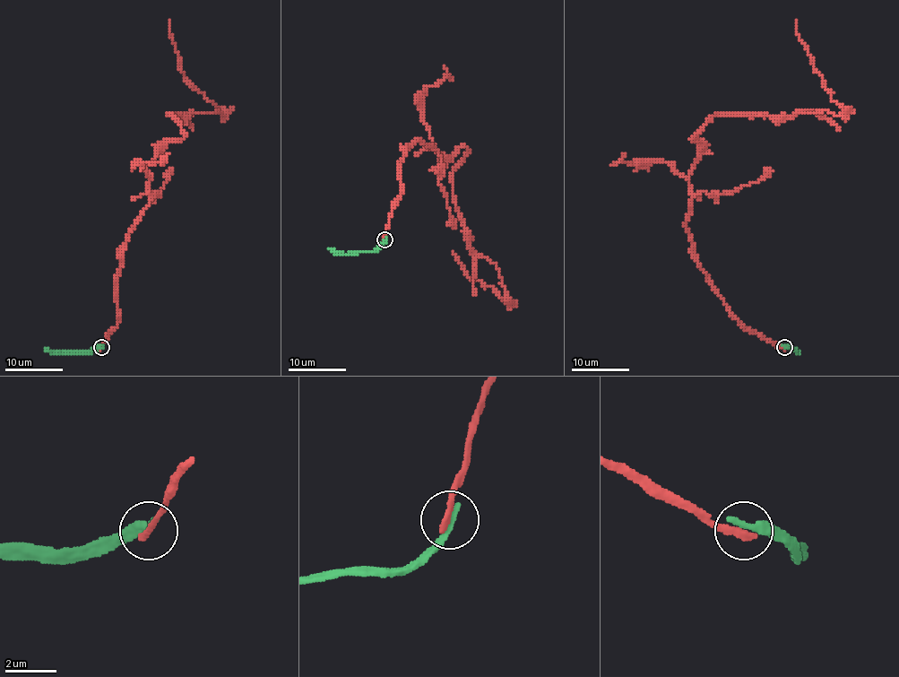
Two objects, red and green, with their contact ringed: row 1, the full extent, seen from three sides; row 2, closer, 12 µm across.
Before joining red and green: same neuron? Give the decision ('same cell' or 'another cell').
another cell

